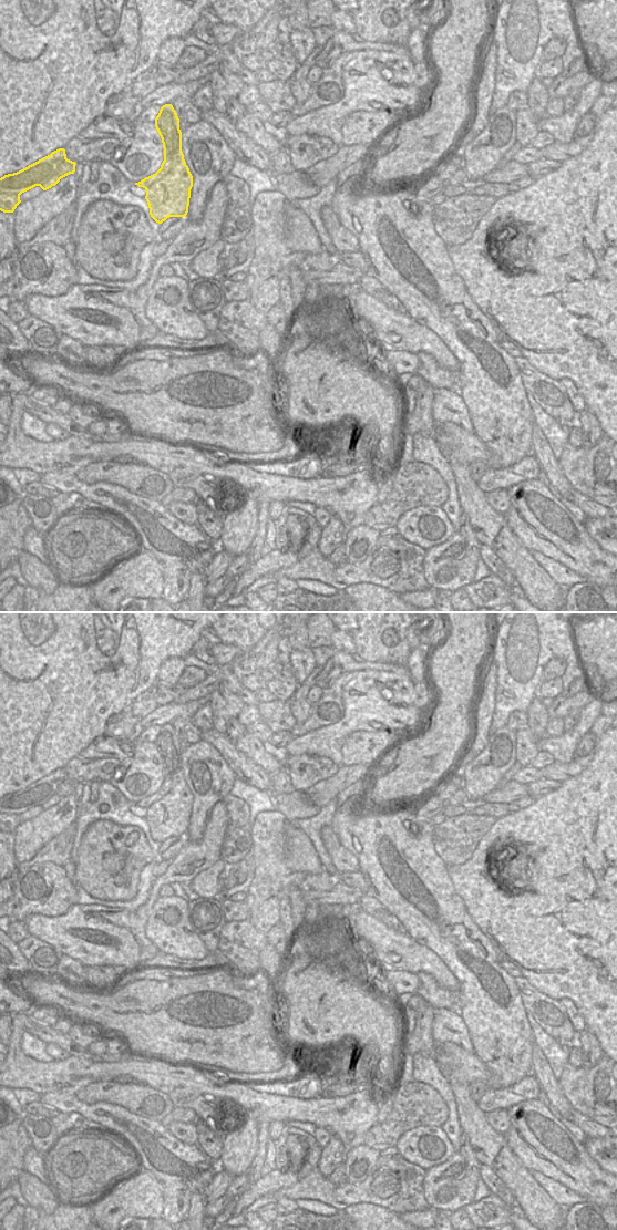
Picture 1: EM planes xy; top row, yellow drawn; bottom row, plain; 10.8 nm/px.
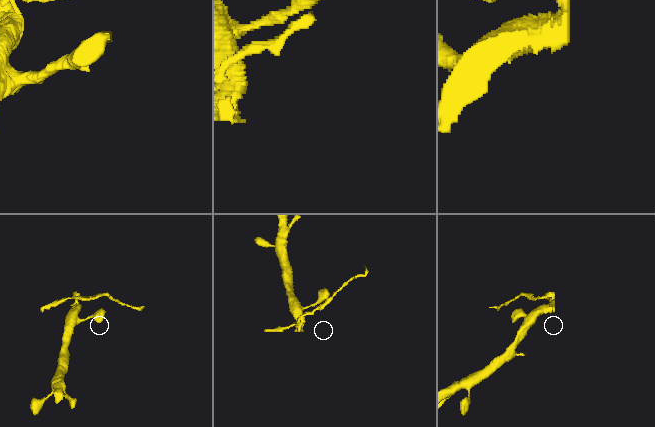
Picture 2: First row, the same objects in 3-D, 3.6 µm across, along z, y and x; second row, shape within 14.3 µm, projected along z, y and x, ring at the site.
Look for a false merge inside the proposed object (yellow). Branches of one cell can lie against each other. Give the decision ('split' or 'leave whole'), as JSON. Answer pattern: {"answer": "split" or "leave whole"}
{"answer": "split"}

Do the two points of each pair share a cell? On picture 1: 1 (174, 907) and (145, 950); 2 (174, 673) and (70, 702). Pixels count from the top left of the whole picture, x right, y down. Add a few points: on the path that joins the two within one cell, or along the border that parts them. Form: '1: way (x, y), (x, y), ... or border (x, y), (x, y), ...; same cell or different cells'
1: border (148, 916), (145, 937), (158, 950), (173, 955); different cells
2: border (173, 657), (163, 662), (155, 683); different cells

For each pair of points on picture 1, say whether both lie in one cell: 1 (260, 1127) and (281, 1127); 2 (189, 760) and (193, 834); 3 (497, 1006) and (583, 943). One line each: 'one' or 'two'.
1: two
2: one
3: two

